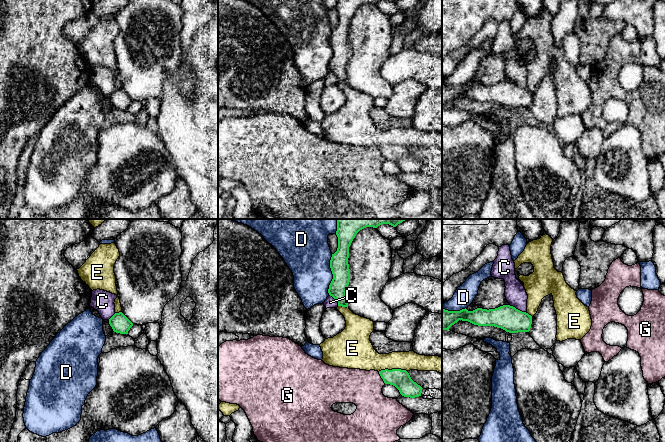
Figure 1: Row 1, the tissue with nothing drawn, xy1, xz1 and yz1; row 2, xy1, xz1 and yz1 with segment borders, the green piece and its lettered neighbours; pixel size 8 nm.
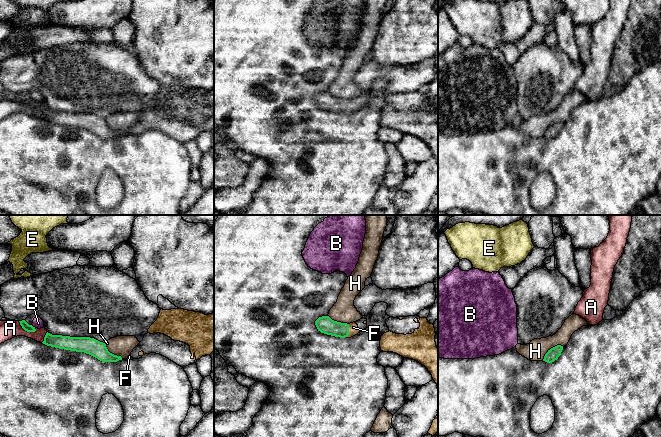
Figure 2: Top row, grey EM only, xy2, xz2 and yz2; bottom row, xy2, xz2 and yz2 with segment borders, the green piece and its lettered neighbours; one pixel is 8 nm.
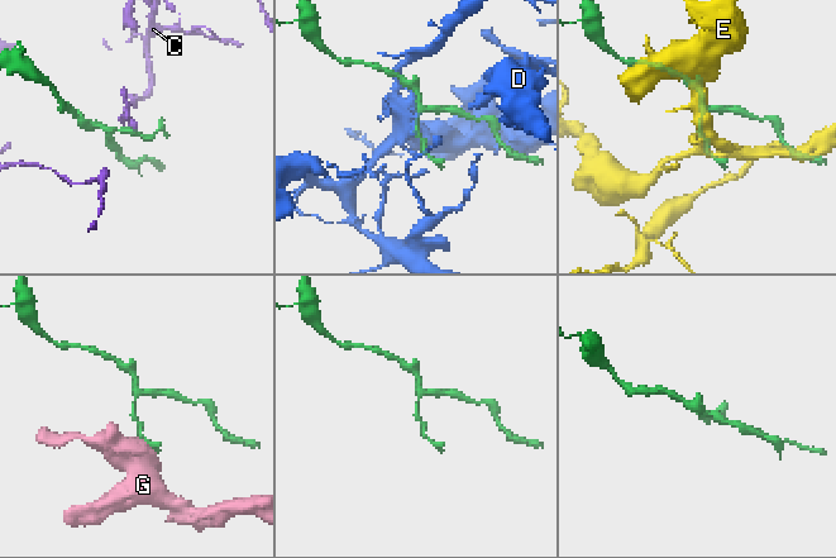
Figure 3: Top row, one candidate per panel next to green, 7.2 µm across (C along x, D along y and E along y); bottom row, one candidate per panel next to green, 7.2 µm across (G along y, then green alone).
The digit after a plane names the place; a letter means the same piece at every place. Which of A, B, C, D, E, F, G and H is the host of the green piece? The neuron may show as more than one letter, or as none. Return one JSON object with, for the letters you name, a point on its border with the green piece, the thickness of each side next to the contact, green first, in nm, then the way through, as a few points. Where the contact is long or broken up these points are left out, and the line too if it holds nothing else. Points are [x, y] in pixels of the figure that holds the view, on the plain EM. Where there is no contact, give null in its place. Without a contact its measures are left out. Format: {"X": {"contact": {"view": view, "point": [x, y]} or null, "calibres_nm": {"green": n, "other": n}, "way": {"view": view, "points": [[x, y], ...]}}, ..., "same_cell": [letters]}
{"F": {"contact": {"view": "xz2", "point": [348, 106]}, "calibres_nm": {"green": 140, "other": 80}, "way": {"view": "xz2", "points": [[324, 100], [336, 105], [348, 106], [353, 103]]}}, "same_cell": ["F"]}

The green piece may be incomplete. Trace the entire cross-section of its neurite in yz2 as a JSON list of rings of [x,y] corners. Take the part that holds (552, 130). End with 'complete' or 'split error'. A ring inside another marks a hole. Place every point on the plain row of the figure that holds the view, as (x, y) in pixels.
[[[557,121],[555,123],[551,124],[545,130],[543,137],[545,137],[547,139],[554,138],[561,131],[562,126],[563,126],[563,122],[561,122],[561,121]]]; complete

